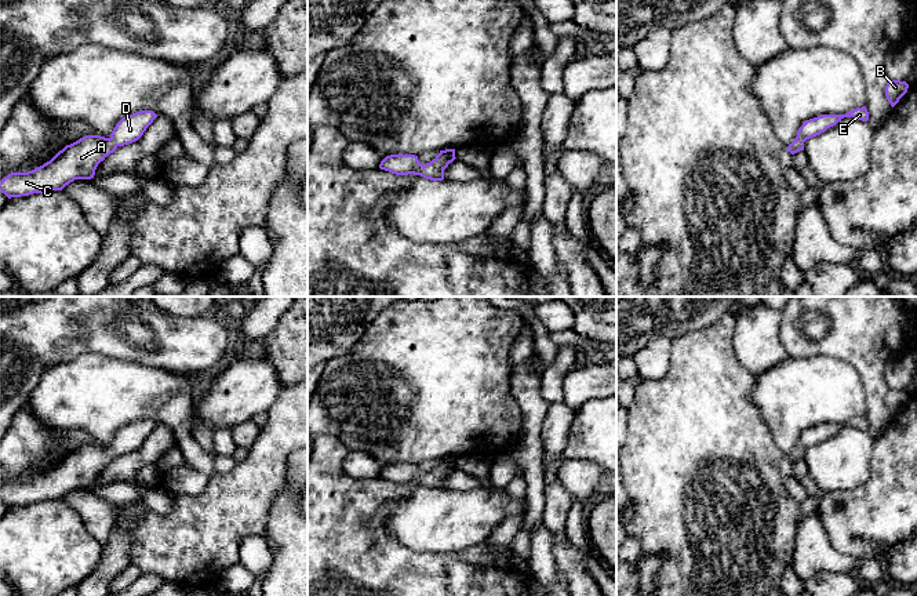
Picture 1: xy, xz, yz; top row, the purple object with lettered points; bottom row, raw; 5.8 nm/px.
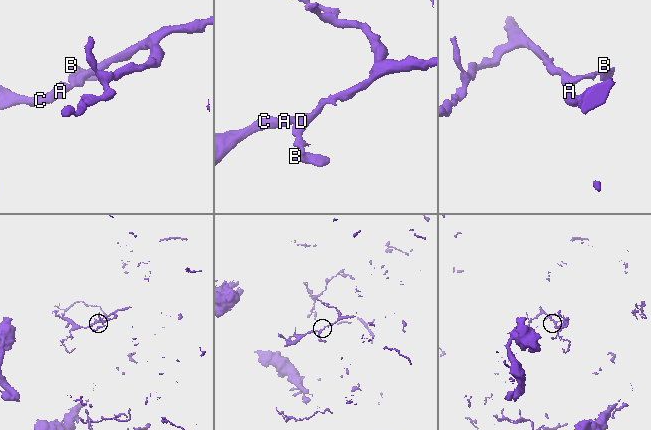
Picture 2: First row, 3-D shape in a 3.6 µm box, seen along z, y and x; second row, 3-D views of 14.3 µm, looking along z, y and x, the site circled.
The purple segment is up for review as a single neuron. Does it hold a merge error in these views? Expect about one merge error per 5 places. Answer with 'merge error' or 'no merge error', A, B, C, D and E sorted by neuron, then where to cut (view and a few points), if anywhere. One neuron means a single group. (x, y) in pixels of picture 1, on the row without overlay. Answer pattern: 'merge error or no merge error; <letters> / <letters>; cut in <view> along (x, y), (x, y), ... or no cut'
no merge error; A B C D E; no cut

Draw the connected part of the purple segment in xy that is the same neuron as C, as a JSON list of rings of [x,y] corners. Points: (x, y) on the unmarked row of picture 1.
[[[141,419],[123,426],[109,447],[85,444],[66,454],[50,470],[28,481],[11,481],[0,491],[0,501],[8,508],[33,502],[62,499],[74,488],[91,488],[106,465],[119,455],[138,450],[157,424]]]

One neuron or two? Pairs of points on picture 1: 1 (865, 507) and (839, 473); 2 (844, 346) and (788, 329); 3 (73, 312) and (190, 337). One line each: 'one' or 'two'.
1: two
2: one
3: one

